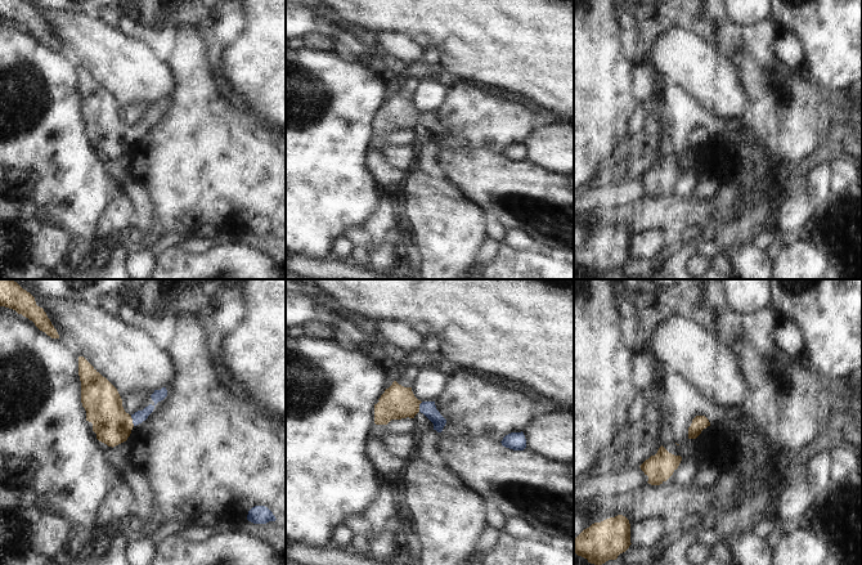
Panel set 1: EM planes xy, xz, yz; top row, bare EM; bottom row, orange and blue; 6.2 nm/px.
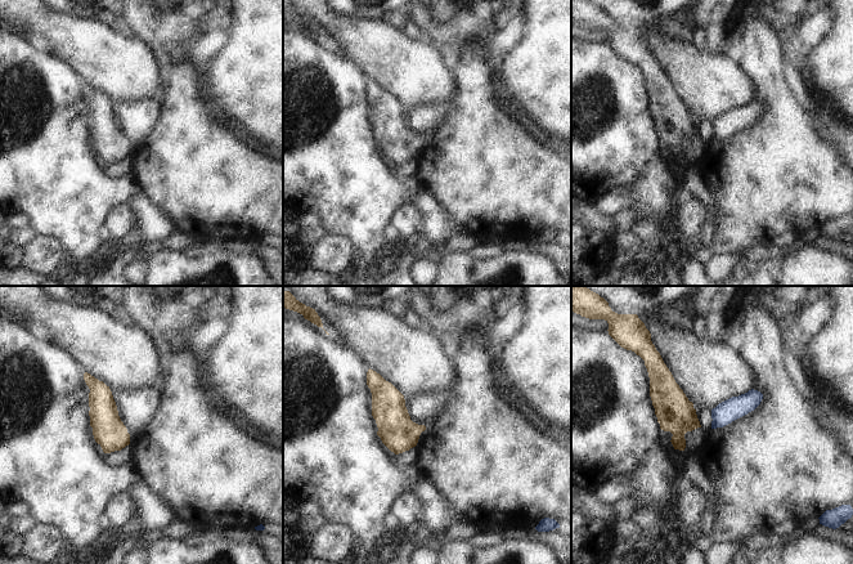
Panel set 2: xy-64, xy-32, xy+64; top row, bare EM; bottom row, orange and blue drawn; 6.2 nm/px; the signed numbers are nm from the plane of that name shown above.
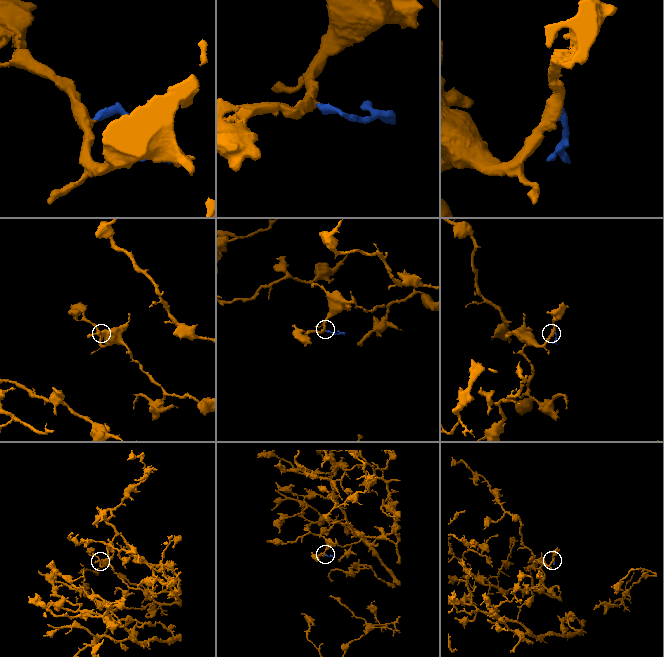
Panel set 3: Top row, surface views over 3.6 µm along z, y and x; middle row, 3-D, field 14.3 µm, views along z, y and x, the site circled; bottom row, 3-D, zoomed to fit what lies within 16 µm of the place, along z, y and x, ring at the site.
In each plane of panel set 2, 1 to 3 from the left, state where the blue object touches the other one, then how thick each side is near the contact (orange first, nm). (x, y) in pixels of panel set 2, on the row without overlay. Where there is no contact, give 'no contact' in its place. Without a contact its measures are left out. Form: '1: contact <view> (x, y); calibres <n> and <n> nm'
1: no contact
2: no contact
3: no contact

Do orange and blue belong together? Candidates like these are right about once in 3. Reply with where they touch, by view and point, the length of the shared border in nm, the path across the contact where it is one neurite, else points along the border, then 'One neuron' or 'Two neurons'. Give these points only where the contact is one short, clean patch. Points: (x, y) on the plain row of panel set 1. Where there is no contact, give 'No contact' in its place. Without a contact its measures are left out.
Touches orange at xy (131, 133). Shared border 70 nm. Path across: xy (100, 111), (122, 133), (131, 133), (138, 129). One neuron

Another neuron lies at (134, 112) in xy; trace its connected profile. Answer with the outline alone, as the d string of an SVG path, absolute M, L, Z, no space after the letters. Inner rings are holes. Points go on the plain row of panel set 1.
M147 102L127 103L121 109L122 111L122 118L124 118L125 124L131 127L138 122L143 122L149 116L154 117L154 113L151 109L151 107L153 104L154 103L147 103Z

